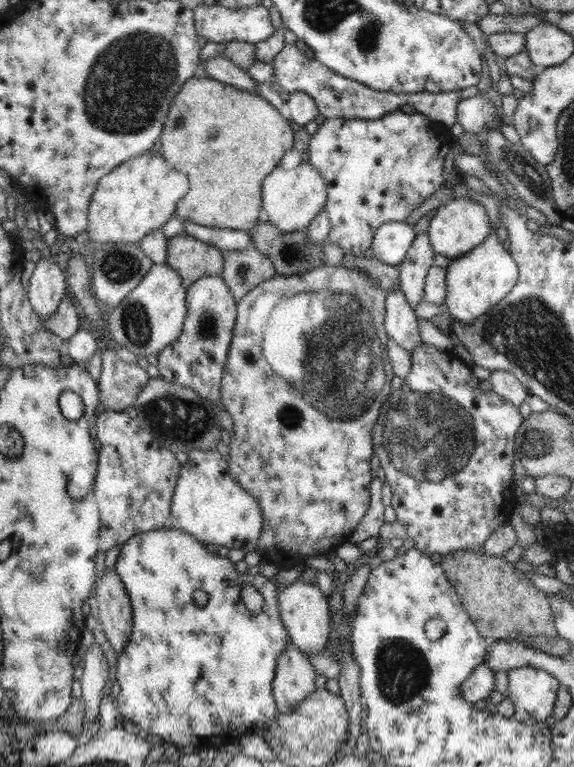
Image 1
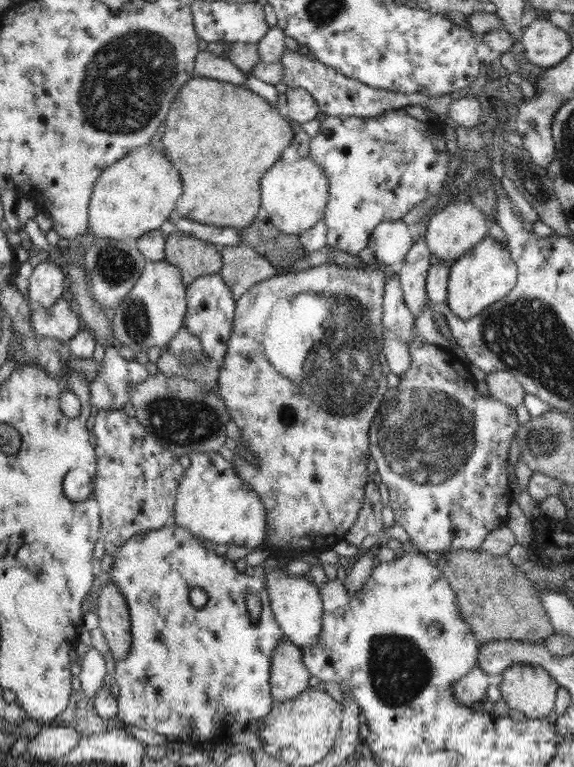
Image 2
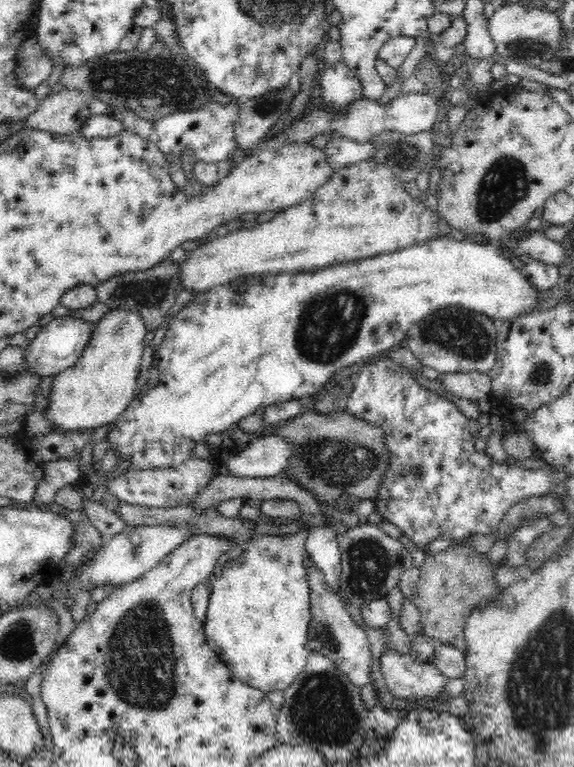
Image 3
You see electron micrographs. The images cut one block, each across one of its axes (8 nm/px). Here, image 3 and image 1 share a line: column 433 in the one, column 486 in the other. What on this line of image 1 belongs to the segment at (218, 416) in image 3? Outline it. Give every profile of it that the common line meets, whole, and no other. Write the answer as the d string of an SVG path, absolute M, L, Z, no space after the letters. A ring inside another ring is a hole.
M491 227L490 235L473 250L456 259L451 259L445 268L446 296L444 309L451 318L470 323L486 315L518 283L519 268L509 250L498 240L496 229Z

